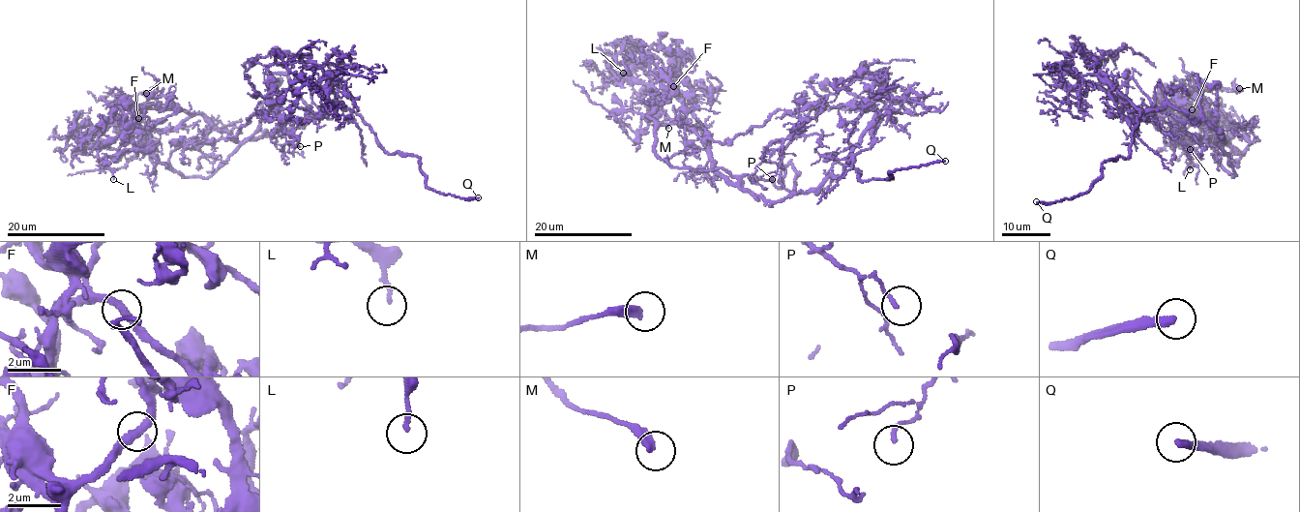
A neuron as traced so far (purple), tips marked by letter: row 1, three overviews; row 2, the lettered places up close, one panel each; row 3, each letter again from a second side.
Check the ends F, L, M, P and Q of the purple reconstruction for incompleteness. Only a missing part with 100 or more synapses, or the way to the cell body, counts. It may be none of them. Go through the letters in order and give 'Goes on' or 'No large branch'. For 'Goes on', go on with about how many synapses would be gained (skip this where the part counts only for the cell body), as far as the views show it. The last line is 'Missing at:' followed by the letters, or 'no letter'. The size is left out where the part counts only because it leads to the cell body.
F: No large branch
L: No large branch
M: No large branch
P: No large branch
Q: Goes on
Missing at: Q

